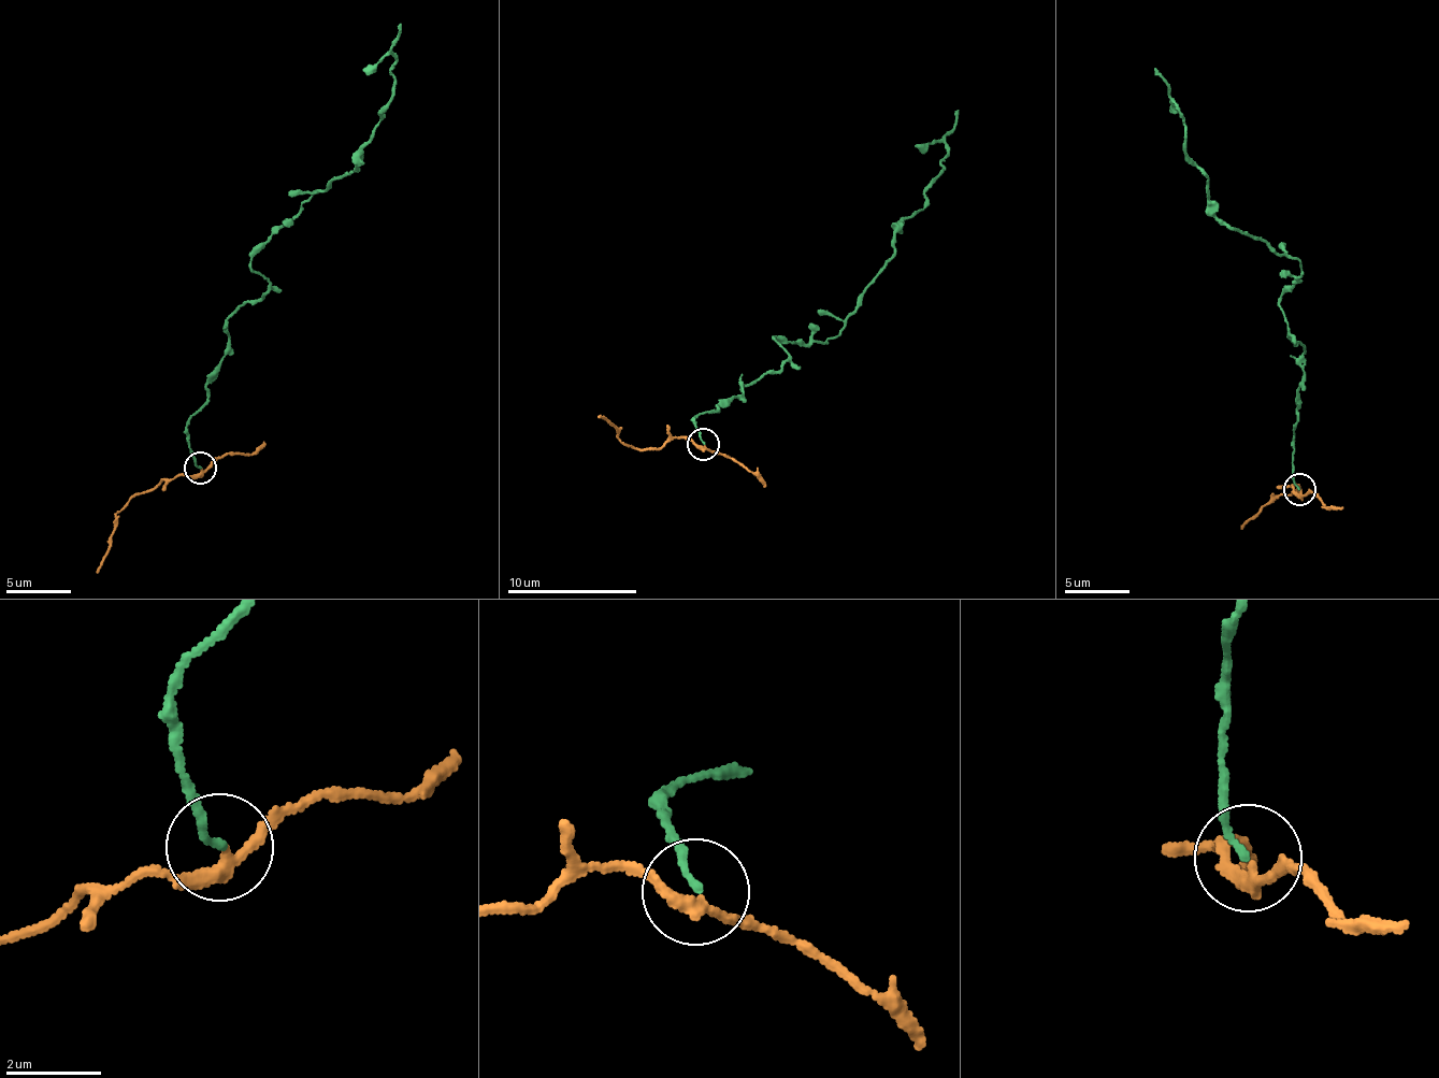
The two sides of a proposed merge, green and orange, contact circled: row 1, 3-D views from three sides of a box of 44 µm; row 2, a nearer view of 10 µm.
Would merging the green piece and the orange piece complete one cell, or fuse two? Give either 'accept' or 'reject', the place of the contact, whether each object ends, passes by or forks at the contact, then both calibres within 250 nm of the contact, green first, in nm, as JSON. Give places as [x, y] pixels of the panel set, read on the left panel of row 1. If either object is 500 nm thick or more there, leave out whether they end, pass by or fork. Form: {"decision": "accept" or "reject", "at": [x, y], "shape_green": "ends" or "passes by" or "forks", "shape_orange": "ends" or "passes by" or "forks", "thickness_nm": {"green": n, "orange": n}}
{"decision": "reject", "at": [200, 468], "shape_green": "ends", "shape_orange": "passes by", "thickness_nm": {"green": 140, "orange": 240}}

